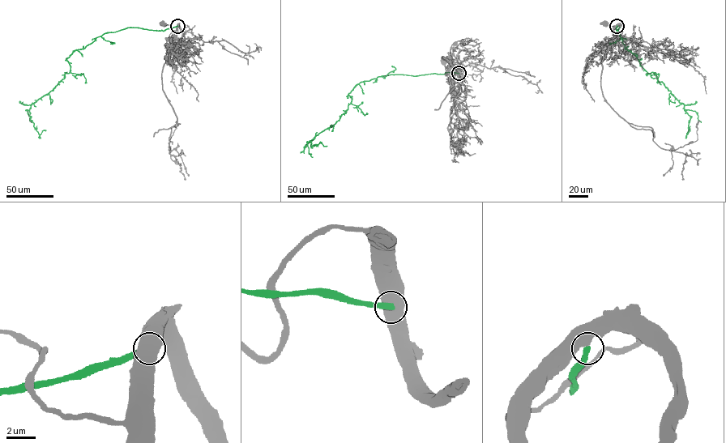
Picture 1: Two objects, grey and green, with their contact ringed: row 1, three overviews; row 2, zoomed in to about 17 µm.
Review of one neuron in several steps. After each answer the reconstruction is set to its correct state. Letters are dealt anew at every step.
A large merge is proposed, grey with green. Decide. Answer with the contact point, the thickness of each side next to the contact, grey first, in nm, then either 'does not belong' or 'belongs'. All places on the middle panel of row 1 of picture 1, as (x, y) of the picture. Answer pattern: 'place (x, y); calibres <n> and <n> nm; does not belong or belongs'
place (459, 73); calibres 750 and 400 nm; does not belong

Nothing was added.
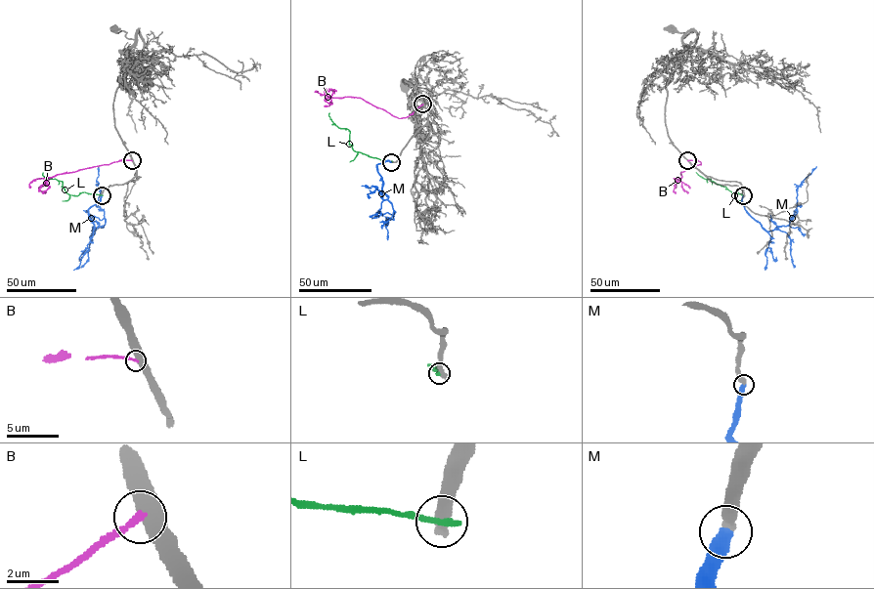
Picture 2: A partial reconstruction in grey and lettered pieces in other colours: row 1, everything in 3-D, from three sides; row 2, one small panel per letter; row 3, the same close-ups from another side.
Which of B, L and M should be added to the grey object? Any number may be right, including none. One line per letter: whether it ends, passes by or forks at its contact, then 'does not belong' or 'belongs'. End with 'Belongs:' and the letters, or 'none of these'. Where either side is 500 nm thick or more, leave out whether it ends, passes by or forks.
B: it ends; does not belong
L: does not belong
M: it ends; belongs
Belongs: M

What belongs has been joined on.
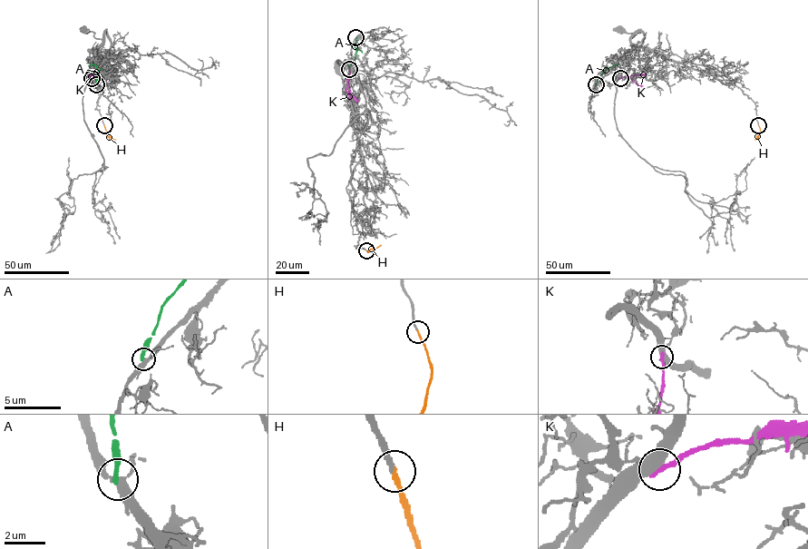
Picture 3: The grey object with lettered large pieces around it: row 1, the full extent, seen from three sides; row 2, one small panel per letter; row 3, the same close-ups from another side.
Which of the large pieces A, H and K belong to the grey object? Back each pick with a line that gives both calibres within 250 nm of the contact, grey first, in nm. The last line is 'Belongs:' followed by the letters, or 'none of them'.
H: calibres 180 and 180 nm
Belongs: H

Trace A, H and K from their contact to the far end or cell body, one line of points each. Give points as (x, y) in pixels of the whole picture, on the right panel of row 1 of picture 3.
A: (596, 84), (608, 68), (618, 66)
H: (759, 125), (759, 134), (754, 140)
K: (620, 78), (628, 76), (637, 84), (643, 85)

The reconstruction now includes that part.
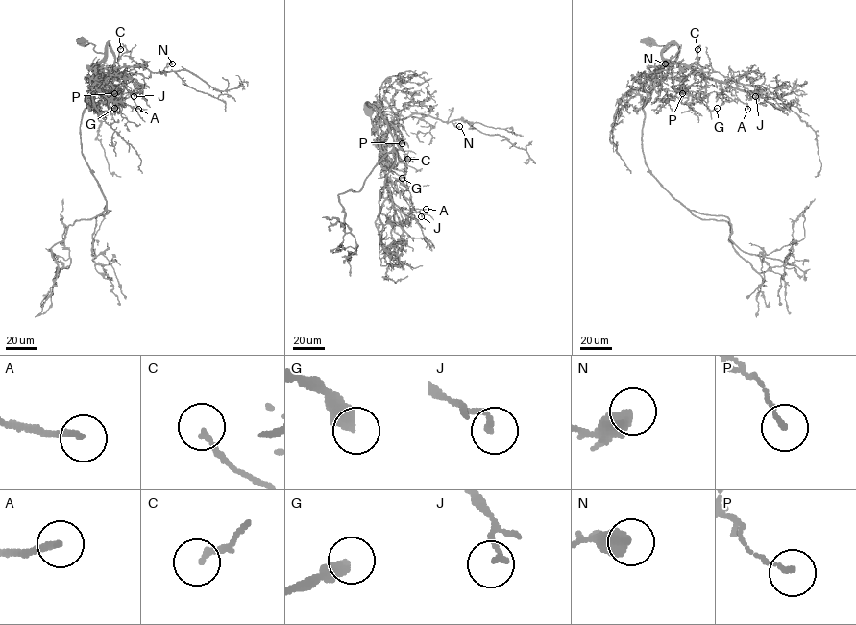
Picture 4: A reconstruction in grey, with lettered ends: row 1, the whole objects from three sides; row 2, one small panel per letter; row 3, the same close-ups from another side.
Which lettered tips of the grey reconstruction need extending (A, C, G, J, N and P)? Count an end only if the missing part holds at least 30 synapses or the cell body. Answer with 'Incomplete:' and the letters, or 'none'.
Incomplete: none

